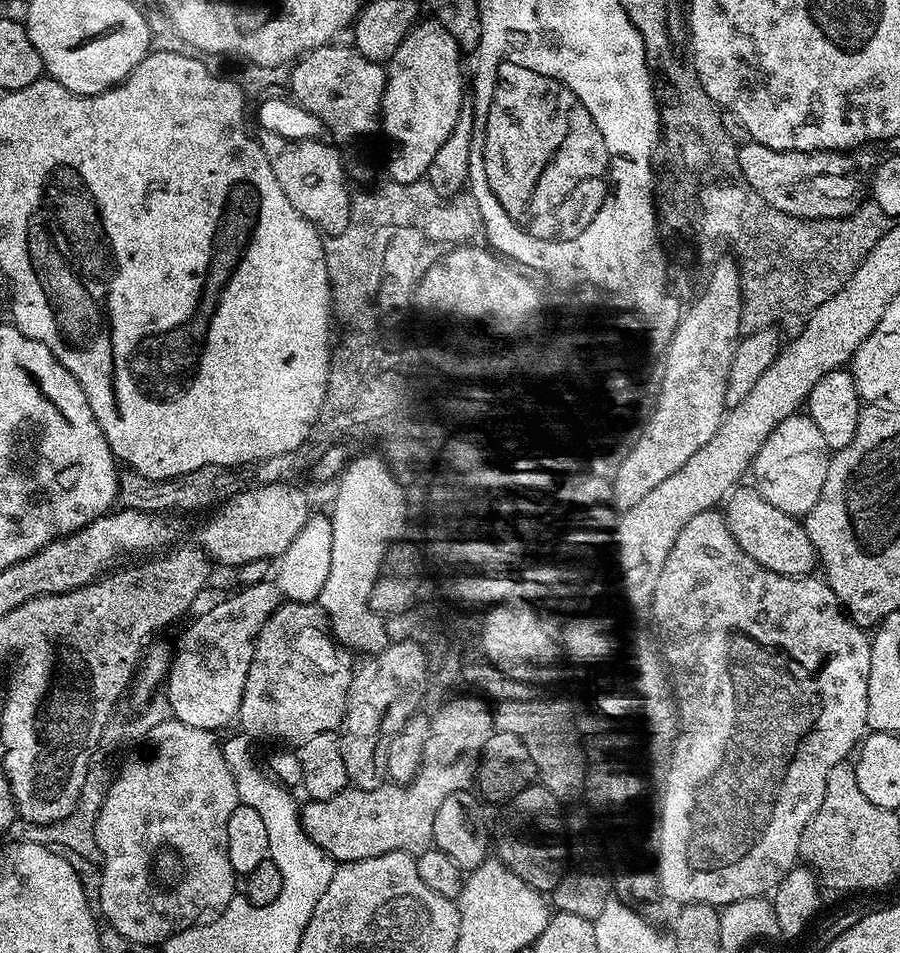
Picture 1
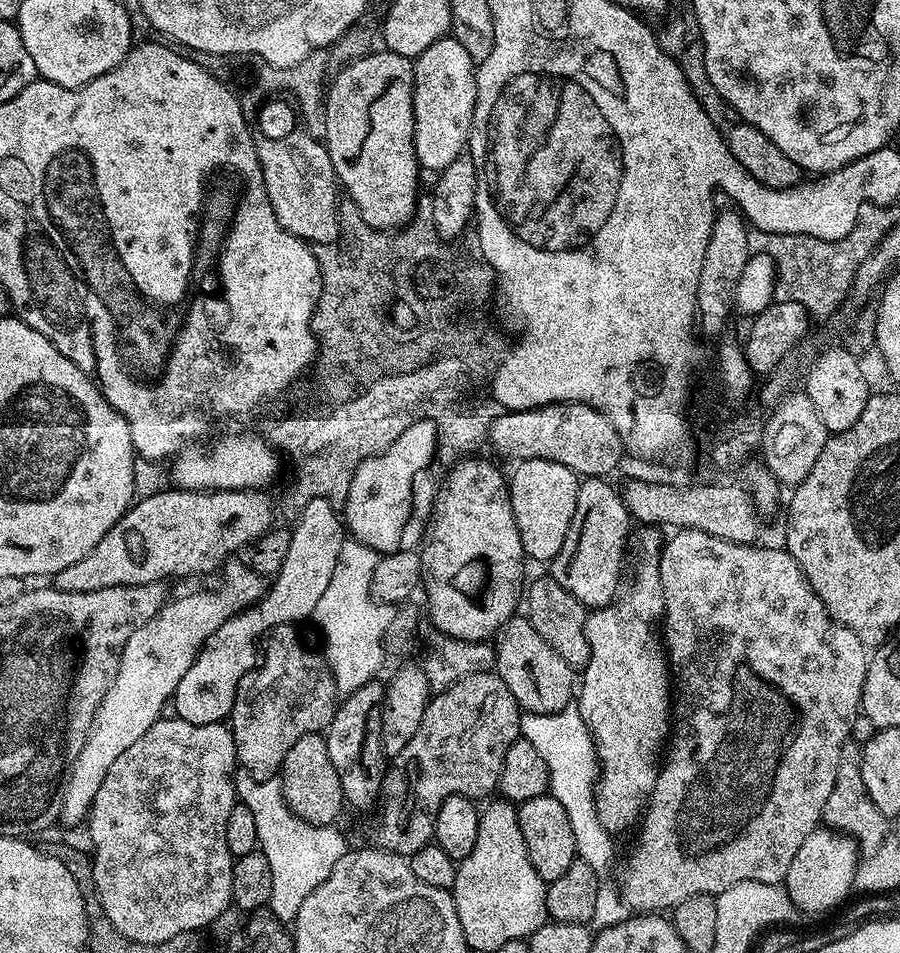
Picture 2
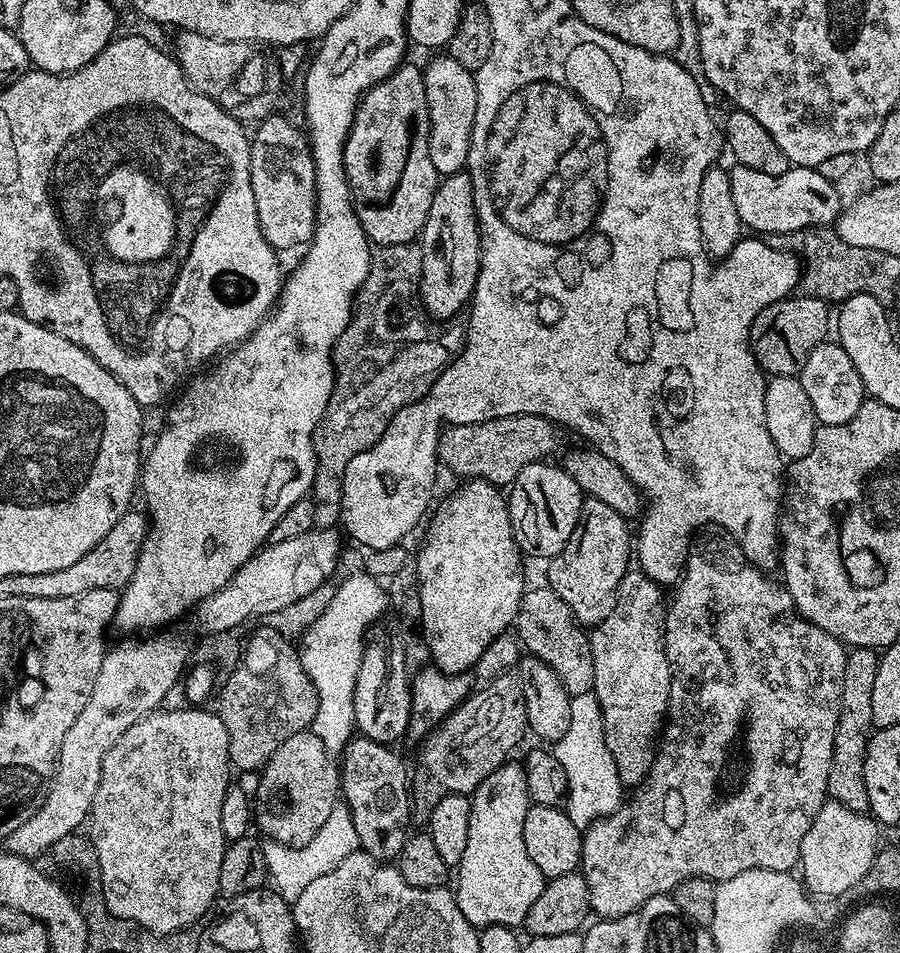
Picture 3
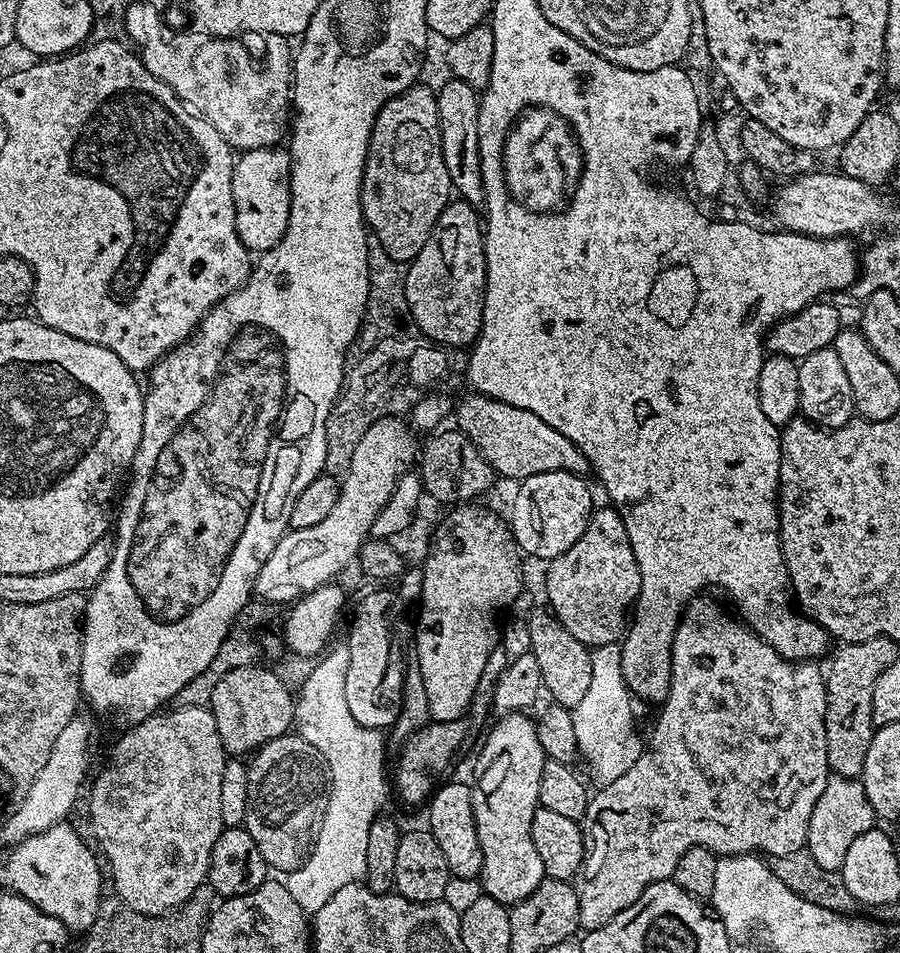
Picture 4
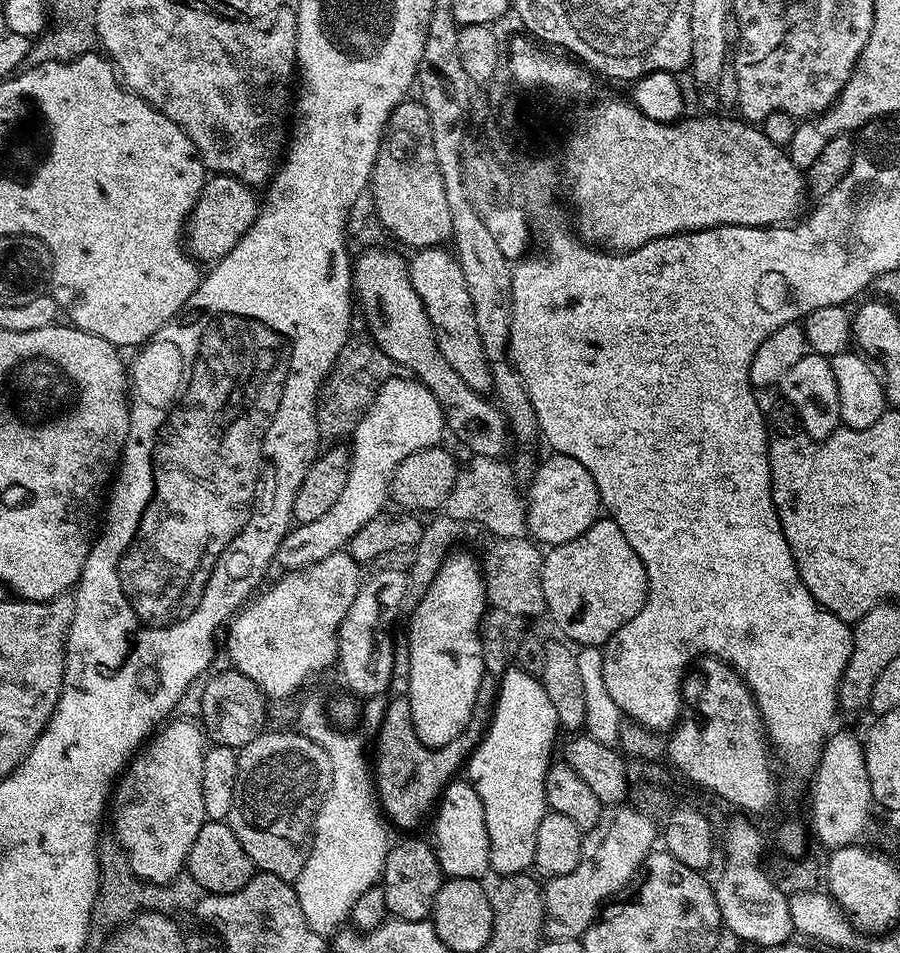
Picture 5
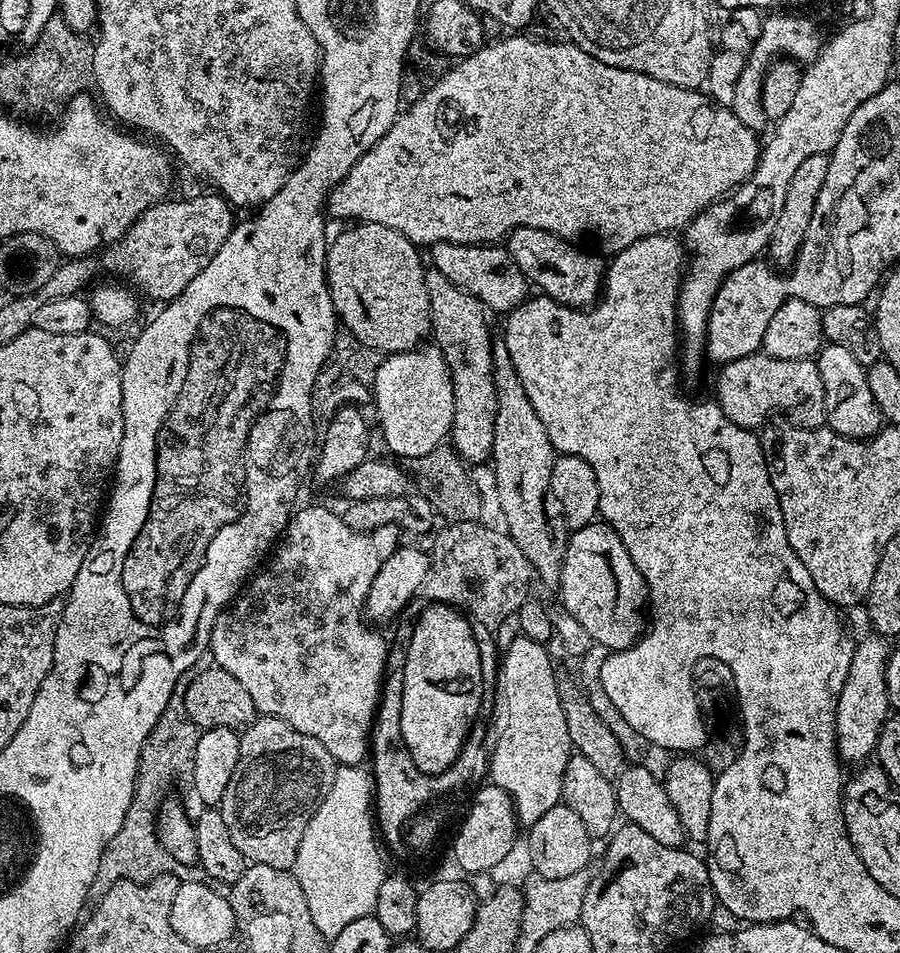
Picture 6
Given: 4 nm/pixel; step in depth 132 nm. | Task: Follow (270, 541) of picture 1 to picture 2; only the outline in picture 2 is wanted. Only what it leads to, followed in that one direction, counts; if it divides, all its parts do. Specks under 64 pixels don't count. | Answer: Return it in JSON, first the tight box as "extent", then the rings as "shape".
{"extent":[54,487,274,594],"shape":[[[169,487],[167,490],[156,493],[150,498],[143,498],[142,501],[133,503],[128,513],[124,515],[114,525],[112,529],[102,537],[102,542],[98,542],[98,546],[94,546],[94,550],[90,550],[90,554],[86,554],[86,558],[82,558],[82,562],[73,562],[72,565],[66,566],[66,570],[58,570],[54,577],[54,587],[63,592],[70,594],[86,594],[90,590],[106,590],[114,586],[142,586],[143,584],[158,584],[168,582],[171,576],[204,576],[207,572],[223,569],[225,563],[237,555],[239,548],[247,549],[249,546],[267,532],[273,529],[272,511],[274,509],[274,500],[268,497],[269,493],[264,490],[193,490],[190,488]]]}

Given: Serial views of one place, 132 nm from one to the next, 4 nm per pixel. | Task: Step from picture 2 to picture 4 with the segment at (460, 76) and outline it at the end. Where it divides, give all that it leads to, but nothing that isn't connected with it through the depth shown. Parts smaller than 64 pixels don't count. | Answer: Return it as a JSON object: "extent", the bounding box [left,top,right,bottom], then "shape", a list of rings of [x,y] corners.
{"extent":[436,78,484,206],"shape":[[[448,78],[436,92],[438,102],[438,118],[440,119],[440,141],[442,142],[442,158],[446,162],[446,174],[450,174],[452,187],[459,199],[467,204],[480,206],[484,203],[484,186],[480,173],[480,147],[478,146],[478,110],[480,96],[477,89],[466,82]]]}

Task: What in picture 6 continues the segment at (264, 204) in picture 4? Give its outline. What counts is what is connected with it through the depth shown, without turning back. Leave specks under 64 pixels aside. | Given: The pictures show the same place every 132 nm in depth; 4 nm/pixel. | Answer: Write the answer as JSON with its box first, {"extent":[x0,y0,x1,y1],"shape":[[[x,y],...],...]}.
{"extent":[103,194,233,302],"shape":[[[219,194],[211,195],[192,196],[189,200],[168,198],[151,204],[128,227],[128,233],[122,239],[103,249],[105,270],[129,280],[124,282],[141,297],[149,296],[159,302],[176,299],[194,278],[198,278],[198,274],[202,274],[202,270],[206,270],[206,266],[210,266],[210,258],[222,250],[222,242],[226,242],[233,230],[233,205]]]}

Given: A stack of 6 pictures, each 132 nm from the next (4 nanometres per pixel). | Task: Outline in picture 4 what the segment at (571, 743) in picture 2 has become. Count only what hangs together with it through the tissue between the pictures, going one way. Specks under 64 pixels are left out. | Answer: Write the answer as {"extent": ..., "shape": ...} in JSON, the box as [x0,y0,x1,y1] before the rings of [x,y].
{"extent":[571,643,646,786],"shape":[[[619,643],[607,644],[591,649],[590,686],[582,702],[571,709],[572,729],[576,739],[576,751],[588,763],[597,785],[603,786],[614,782],[614,778],[622,778],[634,762],[644,753],[646,744],[640,740],[640,732],[636,729],[636,716],[632,713],[634,697],[624,684],[620,674]]]}

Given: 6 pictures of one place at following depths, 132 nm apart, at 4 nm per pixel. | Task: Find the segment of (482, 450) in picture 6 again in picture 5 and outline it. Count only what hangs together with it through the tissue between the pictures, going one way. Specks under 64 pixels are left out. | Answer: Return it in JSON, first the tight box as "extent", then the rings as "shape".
{"extent":[408,247,492,392],"shape":[[[447,247],[421,248],[411,257],[408,273],[410,282],[414,282],[414,290],[418,290],[418,298],[422,298],[422,306],[426,306],[426,314],[436,331],[436,345],[442,350],[442,358],[454,366],[454,374],[470,386],[470,390],[492,392],[492,366],[486,358],[486,350],[482,350],[482,338],[478,338],[478,326],[474,322],[474,302],[470,302],[470,290],[466,290],[466,278],[462,278],[462,266],[459,259]]]}

